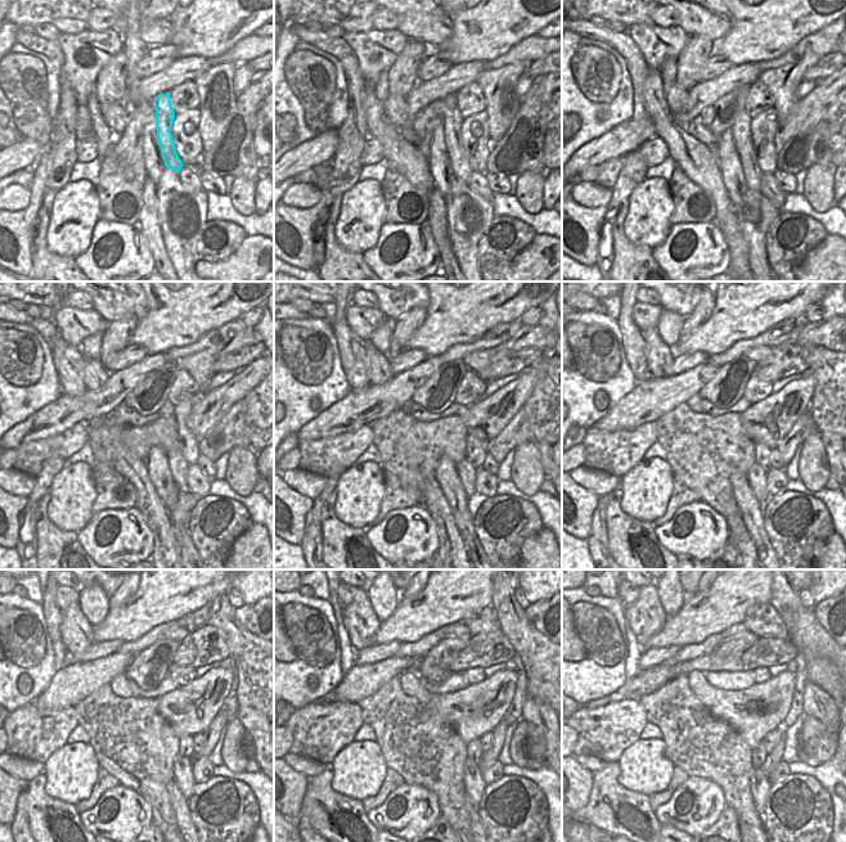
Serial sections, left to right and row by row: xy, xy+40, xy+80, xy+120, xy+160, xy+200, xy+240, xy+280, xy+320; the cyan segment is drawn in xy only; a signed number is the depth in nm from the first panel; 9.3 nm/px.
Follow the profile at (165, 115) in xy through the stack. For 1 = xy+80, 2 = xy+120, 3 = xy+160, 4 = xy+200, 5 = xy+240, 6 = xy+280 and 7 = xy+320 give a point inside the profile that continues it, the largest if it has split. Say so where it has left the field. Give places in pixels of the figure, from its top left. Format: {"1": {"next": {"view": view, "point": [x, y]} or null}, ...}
{"1": {"next": {"view": "xy+80", "point": [741, 129]}}, "2": {"next": {"view": "xy+120", "point": [178, 465]}}, "3": {"next": {"view": "xy+160", "point": [467, 472]}}, "4": {"next": {"view": "xy+200", "point": [756, 474]}}, "5": {"next": {"view": "xy+240", "point": [184, 778]}}, "6": {"next": {"view": "xy+280", "point": [473, 783]}}, "7": {"next": {"view": "xy+320", "point": [761, 784]}}}

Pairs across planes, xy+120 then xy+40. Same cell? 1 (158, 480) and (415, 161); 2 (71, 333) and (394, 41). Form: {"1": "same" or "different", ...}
{"1": "different", "2": "same"}

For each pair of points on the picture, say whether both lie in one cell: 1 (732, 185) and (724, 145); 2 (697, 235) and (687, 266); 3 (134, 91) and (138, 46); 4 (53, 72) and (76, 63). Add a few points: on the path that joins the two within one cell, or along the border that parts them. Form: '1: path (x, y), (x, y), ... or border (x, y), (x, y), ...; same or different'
1: path (732, 175), (727, 156); same
2: path (698, 243), (698, 247), (688, 259); same
3: path (131, 80), (133, 58); same
4: border (61, 68), (59, 85); different

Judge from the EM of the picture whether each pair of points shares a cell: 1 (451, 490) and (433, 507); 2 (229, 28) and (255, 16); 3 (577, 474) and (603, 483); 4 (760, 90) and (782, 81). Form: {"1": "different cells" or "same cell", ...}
{"1": "different cells", "2": "same cell", "3": "same cell", "4": "different cells"}

